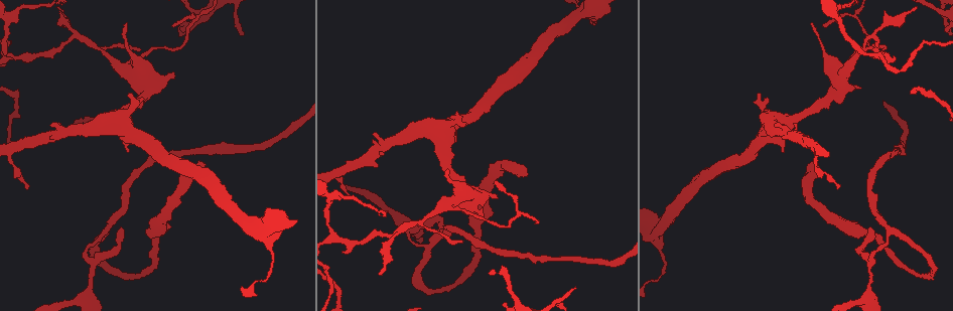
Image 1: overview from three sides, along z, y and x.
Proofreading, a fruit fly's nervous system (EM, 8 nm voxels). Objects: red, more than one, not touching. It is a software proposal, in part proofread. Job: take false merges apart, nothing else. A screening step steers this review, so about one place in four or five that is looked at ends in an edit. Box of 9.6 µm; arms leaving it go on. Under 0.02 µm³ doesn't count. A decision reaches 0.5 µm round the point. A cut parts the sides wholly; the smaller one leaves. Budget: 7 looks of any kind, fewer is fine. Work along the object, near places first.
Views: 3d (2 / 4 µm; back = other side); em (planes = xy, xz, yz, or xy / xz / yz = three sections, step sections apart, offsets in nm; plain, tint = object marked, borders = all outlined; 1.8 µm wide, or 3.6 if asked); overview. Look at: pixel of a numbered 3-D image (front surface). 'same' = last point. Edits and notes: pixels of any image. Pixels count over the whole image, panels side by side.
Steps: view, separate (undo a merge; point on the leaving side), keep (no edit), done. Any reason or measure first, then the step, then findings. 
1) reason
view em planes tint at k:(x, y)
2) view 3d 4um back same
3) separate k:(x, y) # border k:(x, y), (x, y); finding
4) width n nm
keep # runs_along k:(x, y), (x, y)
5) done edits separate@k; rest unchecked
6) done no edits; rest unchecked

abrupt turn
view 3d 2um at 1:(416, 230)

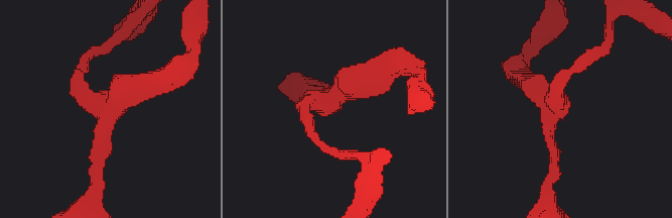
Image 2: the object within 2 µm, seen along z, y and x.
arms 3
view em xz step 16 tint at 2:(557, 106)

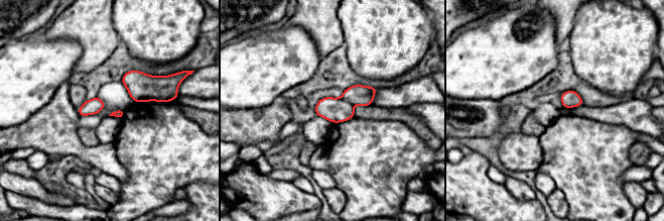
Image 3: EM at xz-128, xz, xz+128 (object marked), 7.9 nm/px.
separate 3:(356, 95) # border 3:(342, 97), (353, 106); a second neuron is stuck on

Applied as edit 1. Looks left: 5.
branch point
view em yz step 4 tint at 1:(11, 18)

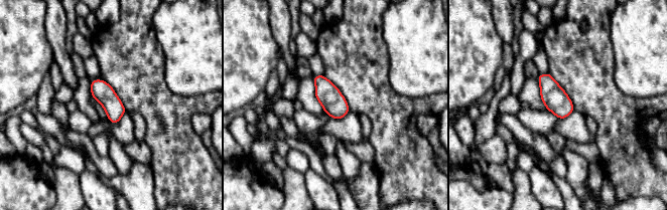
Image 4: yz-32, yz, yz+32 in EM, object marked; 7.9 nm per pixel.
another direction
view em planes tint same

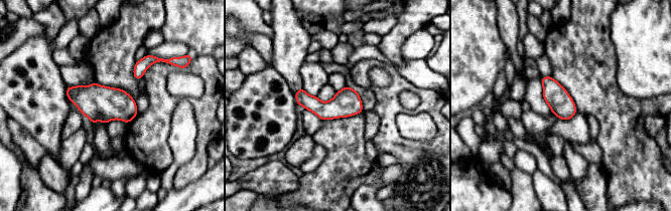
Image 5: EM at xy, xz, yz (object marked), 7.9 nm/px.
keep # continuous, no second neuron

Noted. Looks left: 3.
view em planes plain at 1:(867, 39)

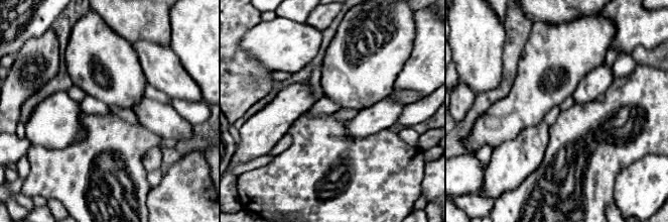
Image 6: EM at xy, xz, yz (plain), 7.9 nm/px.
view em planes tint same

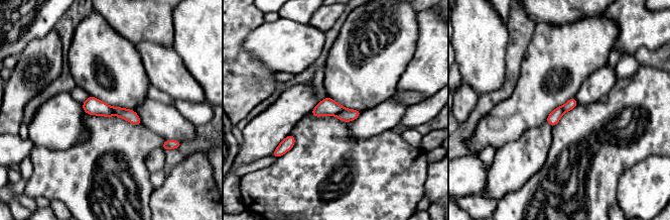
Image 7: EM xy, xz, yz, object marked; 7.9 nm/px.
separate 7:(327, 107) # border 7:(345, 108), (336, 115); two neurons meet here

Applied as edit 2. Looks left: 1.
done edits separate@3, separate@7; rest unchecked

